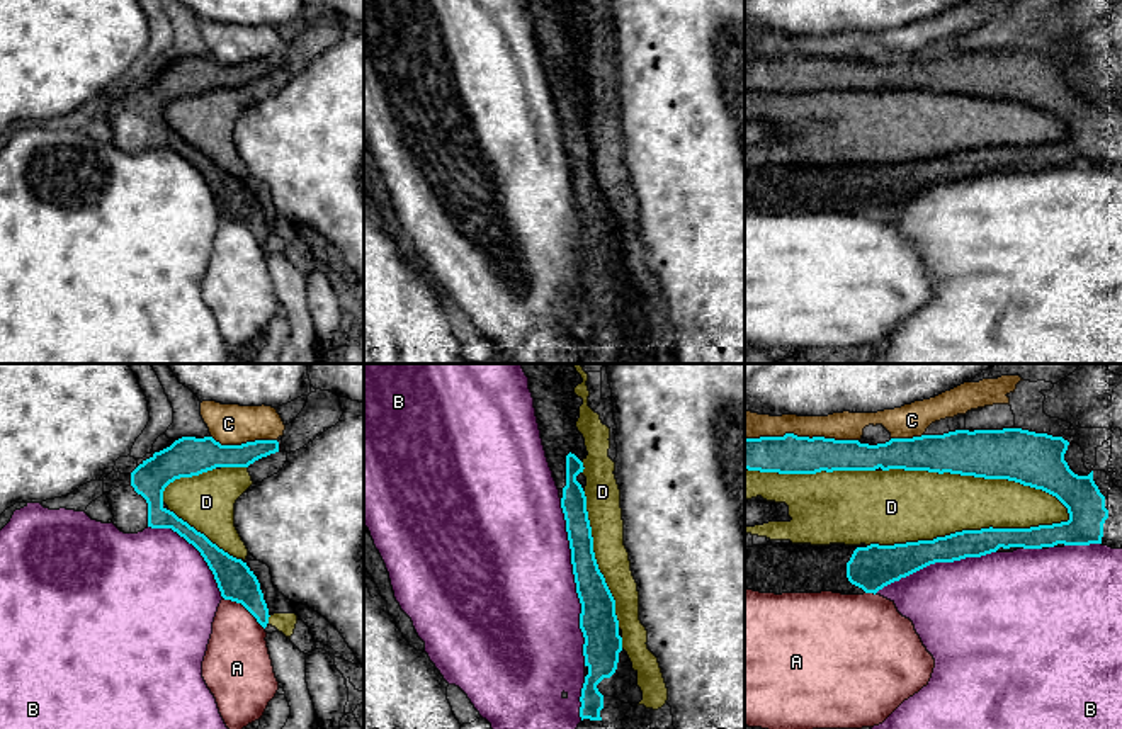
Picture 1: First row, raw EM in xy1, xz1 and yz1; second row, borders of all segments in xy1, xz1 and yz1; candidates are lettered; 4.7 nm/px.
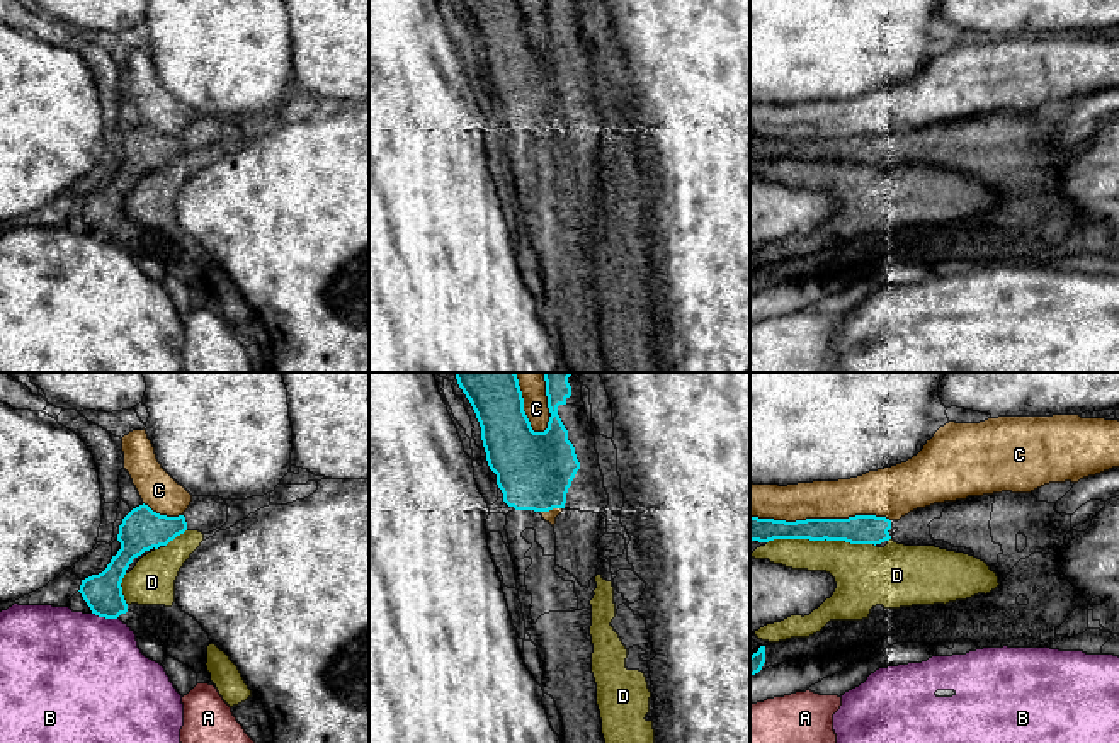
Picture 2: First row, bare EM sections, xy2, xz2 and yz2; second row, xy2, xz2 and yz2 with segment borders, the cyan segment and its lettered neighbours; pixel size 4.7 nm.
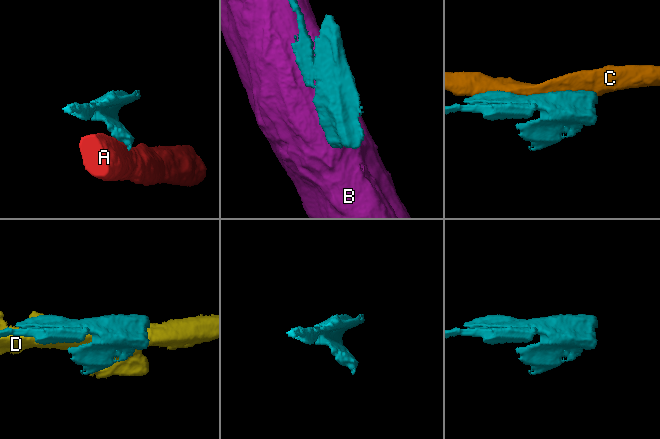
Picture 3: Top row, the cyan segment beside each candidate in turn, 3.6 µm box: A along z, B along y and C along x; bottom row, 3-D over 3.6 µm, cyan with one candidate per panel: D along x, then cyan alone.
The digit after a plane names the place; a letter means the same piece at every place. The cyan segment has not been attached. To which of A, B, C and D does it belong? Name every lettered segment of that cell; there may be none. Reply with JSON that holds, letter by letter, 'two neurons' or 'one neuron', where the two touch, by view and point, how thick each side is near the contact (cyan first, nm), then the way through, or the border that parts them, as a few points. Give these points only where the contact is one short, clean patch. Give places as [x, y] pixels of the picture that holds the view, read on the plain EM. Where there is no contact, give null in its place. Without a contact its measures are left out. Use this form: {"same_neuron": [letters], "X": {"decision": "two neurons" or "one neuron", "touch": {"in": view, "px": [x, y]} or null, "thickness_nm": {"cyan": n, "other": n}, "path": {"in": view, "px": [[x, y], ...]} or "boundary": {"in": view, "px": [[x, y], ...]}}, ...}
{"same_neuron": [], "A": {"decision": "two neurons", "touch": {"in": "xy1", "px": [245, 226]}, "thickness_nm": {"cyan": 170, "other": 300}}, "B": {"decision": "two neurons", "touch": {"in": "xz1", "px": [575, 201]}, "thickness_nm": {"cyan": 180, "other": 500}}, "C": {"decision": "two neurons", "touch": {"in": "yz2", "px": [820, 138]}, "thickness_nm": {"cyan": 140, "other": 190}}, "D": {"decision": "two neurons", "touch": {"in": "yz1", "px": [969, 150]}, "thickness_nm": {"cyan": 130, "other": 320}}}

